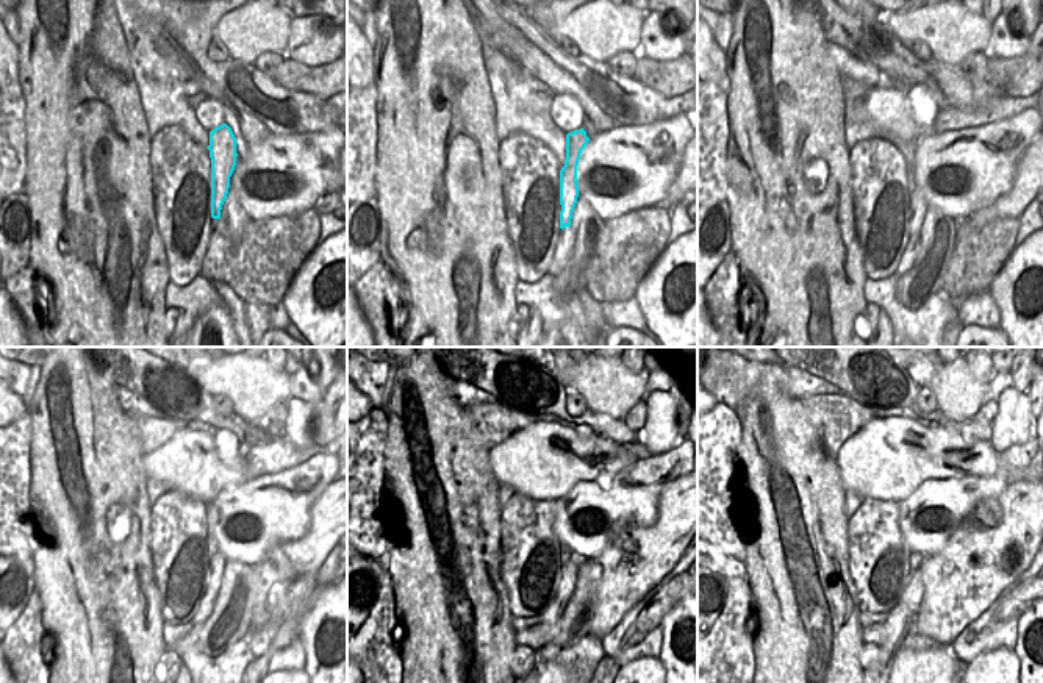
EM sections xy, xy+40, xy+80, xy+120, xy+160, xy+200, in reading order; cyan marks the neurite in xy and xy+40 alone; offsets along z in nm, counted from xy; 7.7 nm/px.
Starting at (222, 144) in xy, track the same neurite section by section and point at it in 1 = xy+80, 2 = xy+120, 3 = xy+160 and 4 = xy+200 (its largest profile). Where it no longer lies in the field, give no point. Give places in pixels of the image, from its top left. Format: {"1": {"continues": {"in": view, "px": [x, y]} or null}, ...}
{"1": {"continues": {"in": "xy+80", "px": [918, 202]}}, "2": {"continues": {"in": "xy+120", "px": [218, 560]}}, "3": {"continues": {"in": "xy+160", "px": [568, 580]}}, "4": {"continues": {"in": "xy+200", "px": [912, 594]}}}

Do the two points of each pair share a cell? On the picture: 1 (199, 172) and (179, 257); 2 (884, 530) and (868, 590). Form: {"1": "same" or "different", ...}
{"1": "same", "2": "same"}

